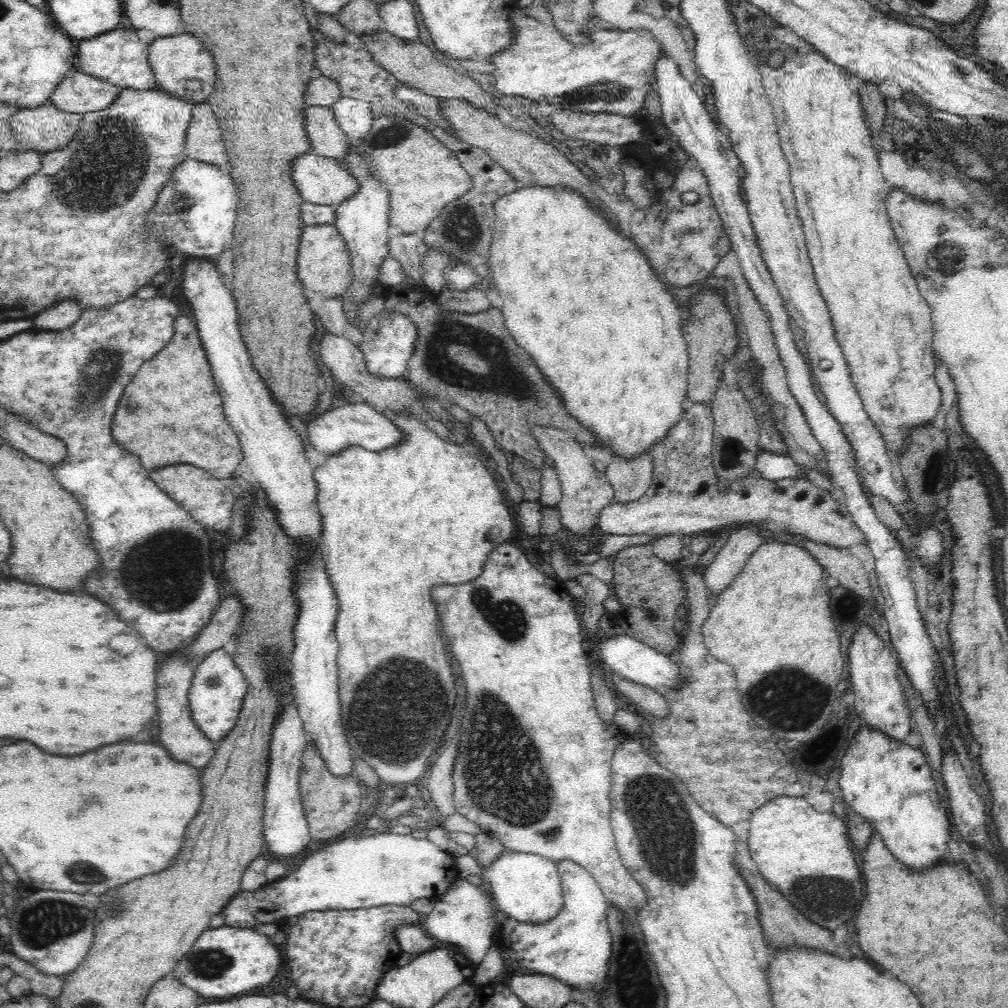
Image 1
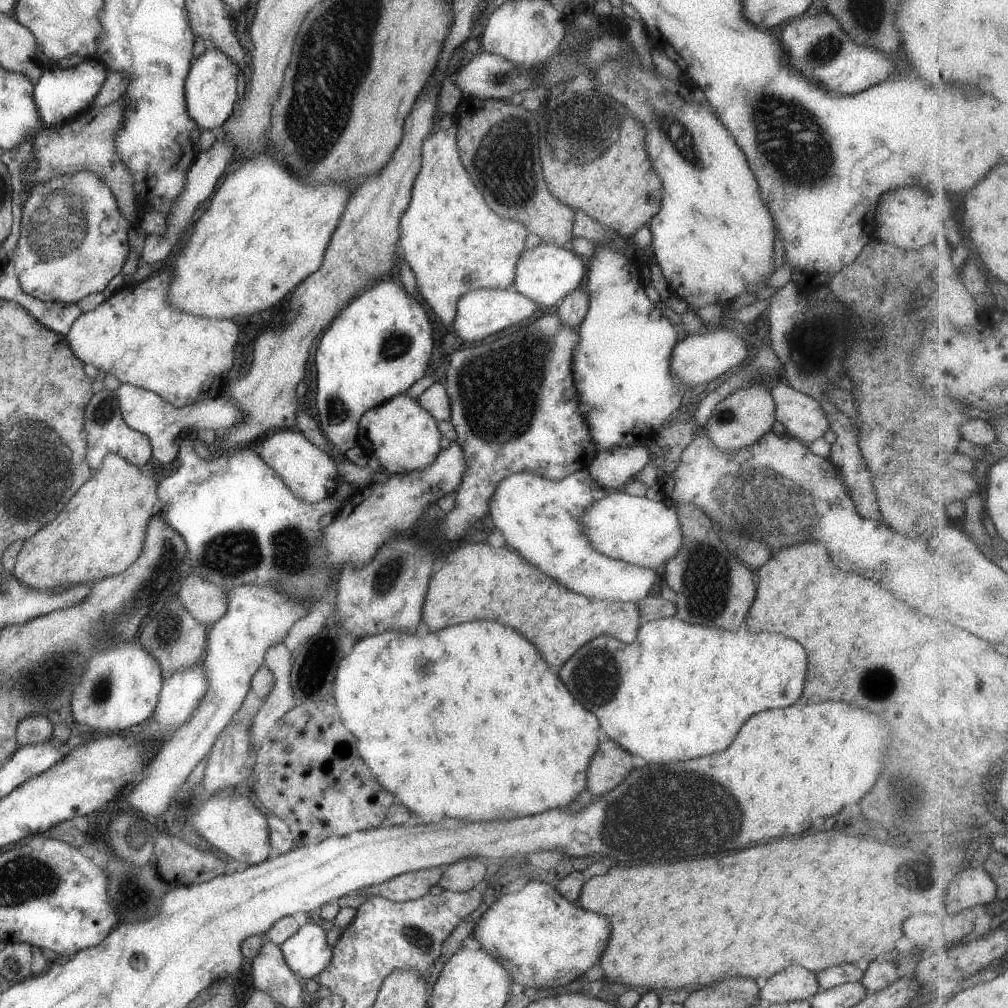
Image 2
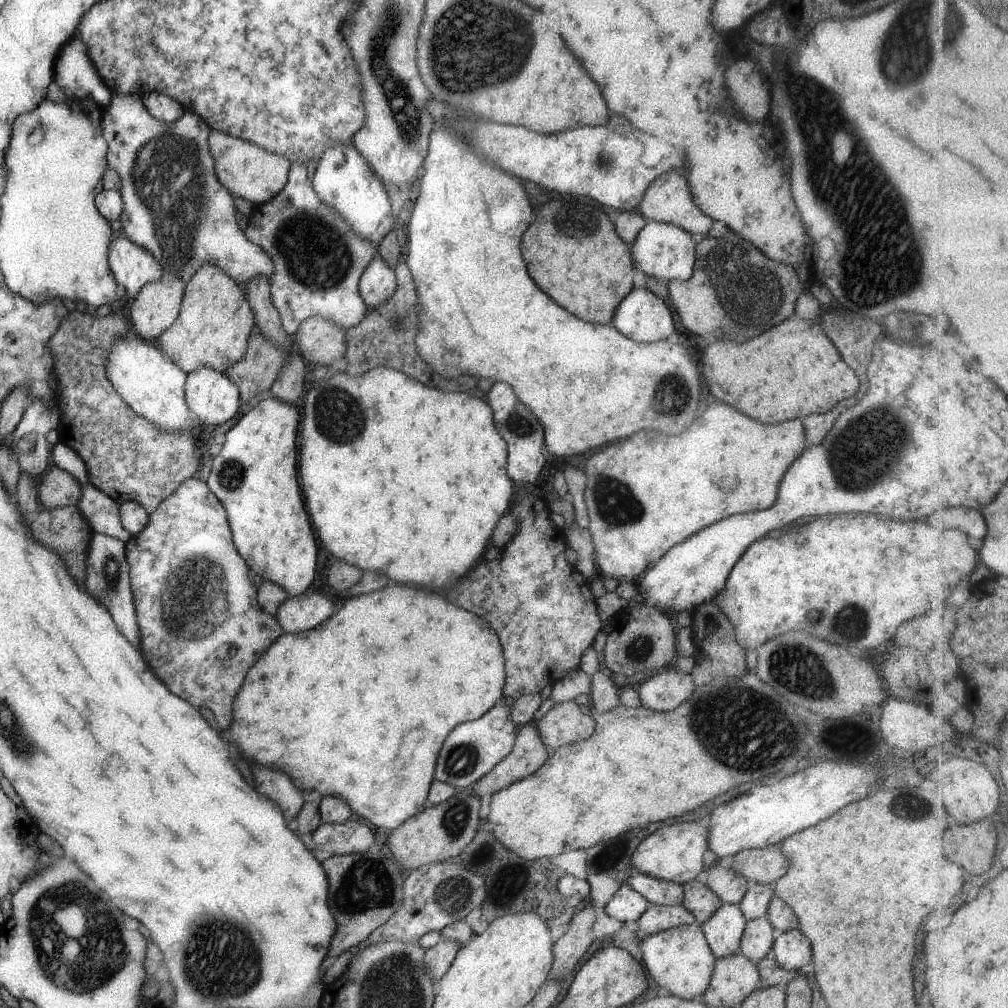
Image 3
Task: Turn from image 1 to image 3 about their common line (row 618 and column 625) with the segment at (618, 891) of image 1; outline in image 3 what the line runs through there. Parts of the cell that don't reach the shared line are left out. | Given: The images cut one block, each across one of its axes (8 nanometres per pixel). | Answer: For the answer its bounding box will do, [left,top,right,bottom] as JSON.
[584,404,806,581]

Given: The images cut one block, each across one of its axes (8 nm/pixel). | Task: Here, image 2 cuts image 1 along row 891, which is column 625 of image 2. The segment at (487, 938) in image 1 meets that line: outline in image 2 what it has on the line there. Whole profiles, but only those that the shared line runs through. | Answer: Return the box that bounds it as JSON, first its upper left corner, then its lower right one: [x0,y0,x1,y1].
[588,444,649,491]

